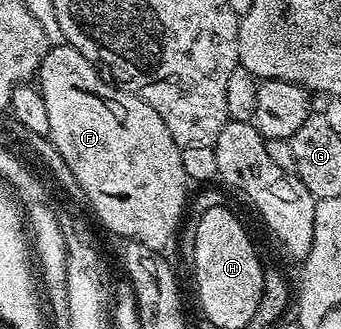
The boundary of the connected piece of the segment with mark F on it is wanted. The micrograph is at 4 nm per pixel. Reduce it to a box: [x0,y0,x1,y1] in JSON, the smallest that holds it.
[37,43,189,251]

